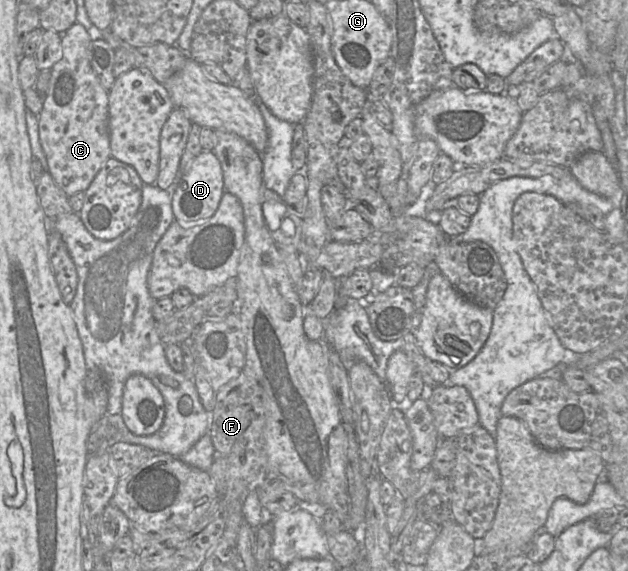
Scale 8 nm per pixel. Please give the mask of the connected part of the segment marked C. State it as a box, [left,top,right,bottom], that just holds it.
[38,22,111,196]

